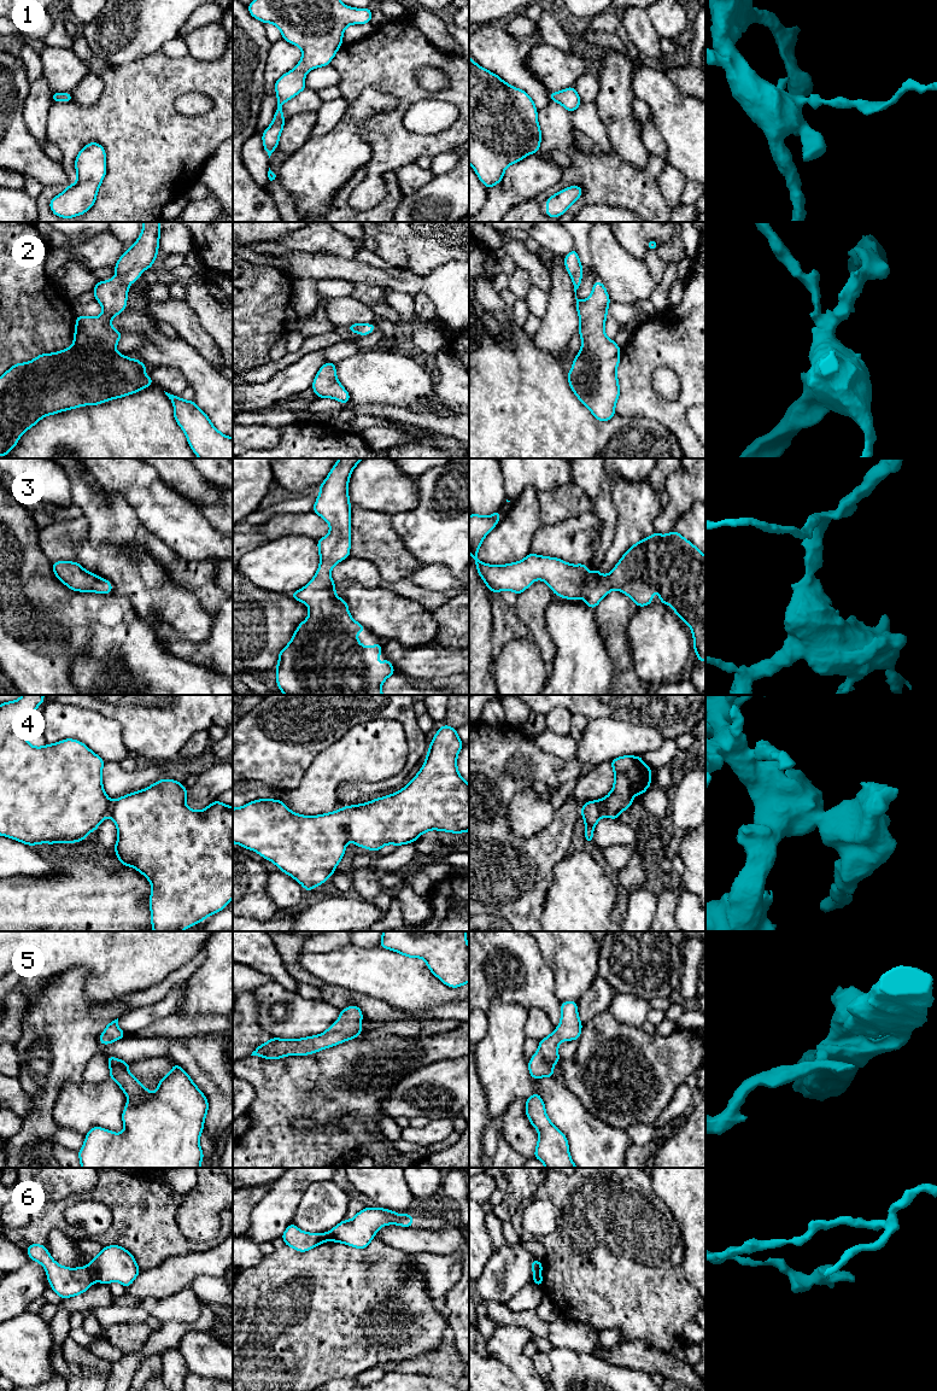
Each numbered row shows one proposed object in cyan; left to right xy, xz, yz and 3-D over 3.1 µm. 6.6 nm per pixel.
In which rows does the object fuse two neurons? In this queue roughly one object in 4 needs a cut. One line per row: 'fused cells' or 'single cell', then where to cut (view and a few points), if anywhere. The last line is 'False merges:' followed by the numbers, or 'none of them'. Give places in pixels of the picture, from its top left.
1: single cell; cut none
2: single cell; cut none
3: single cell; cut none
4: single cell; cut none
5: single cell; cut none
6: fused cells; cut xy (87, 1266), (95, 1280)
False merges: 6

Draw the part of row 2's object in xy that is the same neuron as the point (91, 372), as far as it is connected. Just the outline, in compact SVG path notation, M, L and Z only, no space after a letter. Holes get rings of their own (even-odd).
M142 222L142 232L134 245L125 251L113 265L117 274L107 281L99 281L94 288L95 300L103 306L103 314L96 317L76 316L74 343L69 349L54 353L42 353L30 362L13 364L0 376L0 456L7 456L17 445L21 436L36 425L42 417L83 405L96 405L111 399L136 393L153 385L151 376L144 370L148 367L136 358L128 358L118 353L116 346L123 335L116 331L111 320L127 308L128 290L131 282L137 281L142 271L150 269L158 255L160 222Z

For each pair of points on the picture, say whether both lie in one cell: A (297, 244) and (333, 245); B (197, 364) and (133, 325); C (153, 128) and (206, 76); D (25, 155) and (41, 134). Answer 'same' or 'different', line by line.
A: same
B: same
C: same
D: different

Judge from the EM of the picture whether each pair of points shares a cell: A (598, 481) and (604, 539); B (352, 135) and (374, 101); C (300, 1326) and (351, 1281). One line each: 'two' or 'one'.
A: one
B: one
C: one

